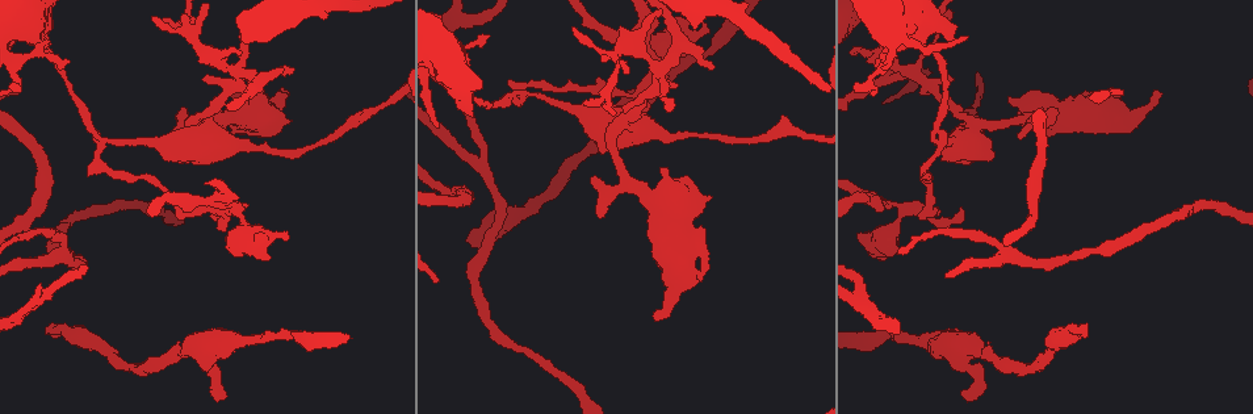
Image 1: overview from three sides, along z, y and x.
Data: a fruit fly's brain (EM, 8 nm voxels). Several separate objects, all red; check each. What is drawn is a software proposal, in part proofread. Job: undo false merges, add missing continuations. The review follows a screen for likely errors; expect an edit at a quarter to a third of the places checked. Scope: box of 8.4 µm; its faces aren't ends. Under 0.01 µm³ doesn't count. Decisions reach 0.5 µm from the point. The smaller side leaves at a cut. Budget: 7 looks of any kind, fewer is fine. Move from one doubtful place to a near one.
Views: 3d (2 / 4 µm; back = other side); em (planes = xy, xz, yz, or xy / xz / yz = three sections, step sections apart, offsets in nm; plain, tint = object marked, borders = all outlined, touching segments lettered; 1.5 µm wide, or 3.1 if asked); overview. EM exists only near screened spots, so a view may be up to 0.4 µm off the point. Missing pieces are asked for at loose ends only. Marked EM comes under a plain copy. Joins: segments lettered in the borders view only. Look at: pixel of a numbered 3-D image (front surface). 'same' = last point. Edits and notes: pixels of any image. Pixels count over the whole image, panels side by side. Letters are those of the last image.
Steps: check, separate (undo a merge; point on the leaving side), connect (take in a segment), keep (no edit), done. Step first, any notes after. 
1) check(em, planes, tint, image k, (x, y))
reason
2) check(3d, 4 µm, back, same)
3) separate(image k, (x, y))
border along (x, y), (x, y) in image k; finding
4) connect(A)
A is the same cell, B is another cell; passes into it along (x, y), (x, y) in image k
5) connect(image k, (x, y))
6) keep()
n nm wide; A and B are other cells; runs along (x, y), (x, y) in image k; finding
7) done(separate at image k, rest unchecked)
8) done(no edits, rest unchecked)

check(em, planes, borders, image 1, (1078, 327))
free end

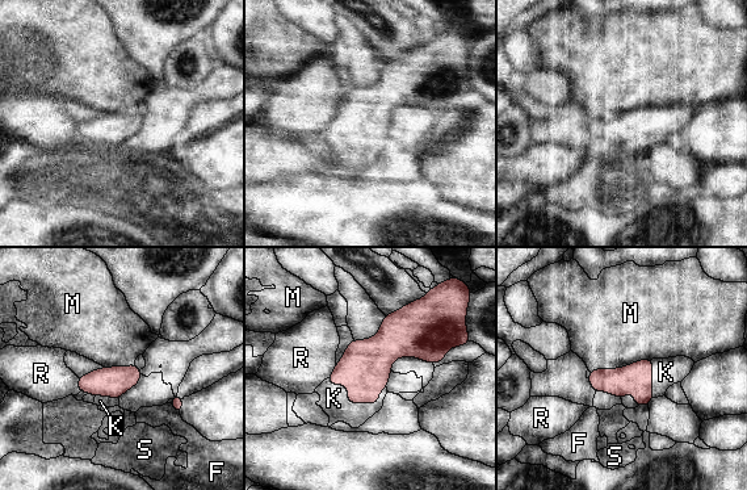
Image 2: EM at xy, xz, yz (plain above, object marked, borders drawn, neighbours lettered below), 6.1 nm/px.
connect(K)
180 nm wide; K is the same cell, F, M, R and S are other cells; passes into it along (365, 367), (353, 402), (334, 398) in image 2; it goes on there

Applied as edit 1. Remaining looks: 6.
check(overview)
see it whole again

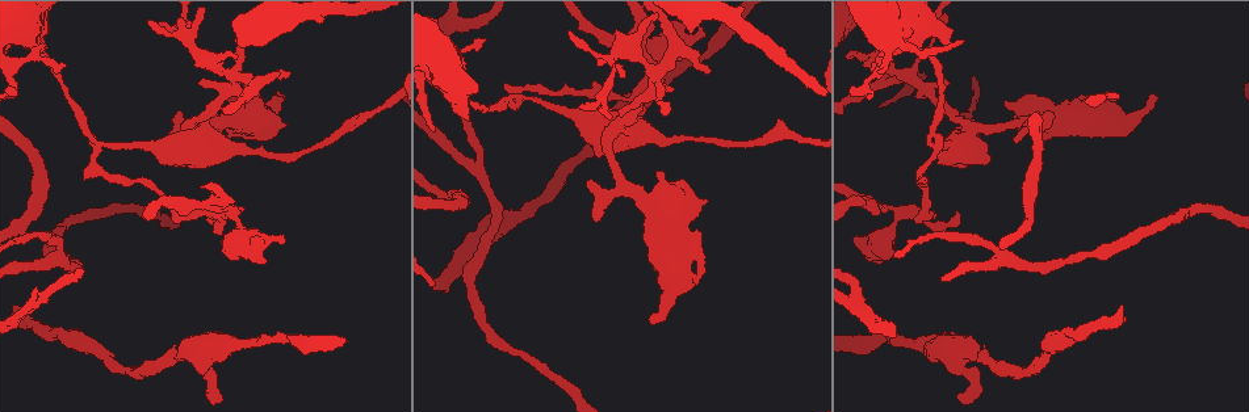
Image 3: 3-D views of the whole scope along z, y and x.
check(3d, 4 µm, image 3, (1159, 97))
an open end

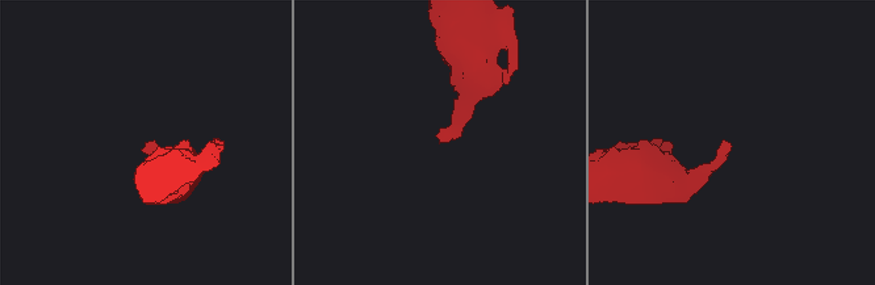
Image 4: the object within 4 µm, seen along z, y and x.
check(em, yz, step 8, borders, image 4, (146, 147))
shape alone is not enough

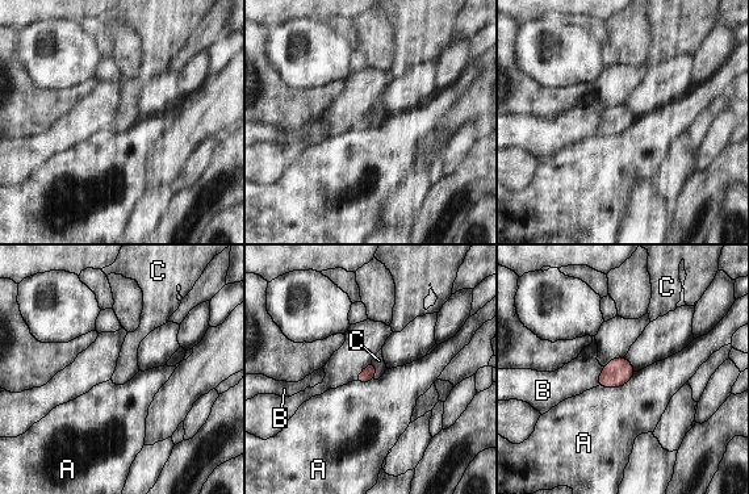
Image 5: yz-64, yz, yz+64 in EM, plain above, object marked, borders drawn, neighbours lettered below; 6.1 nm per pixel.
keep()
A, B and C are other cells; border along (372, 360), (375, 364), (375, 379) in image 5; no lettered segment goes on from it

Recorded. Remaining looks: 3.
done(connect at image 2, rest unchecked)

